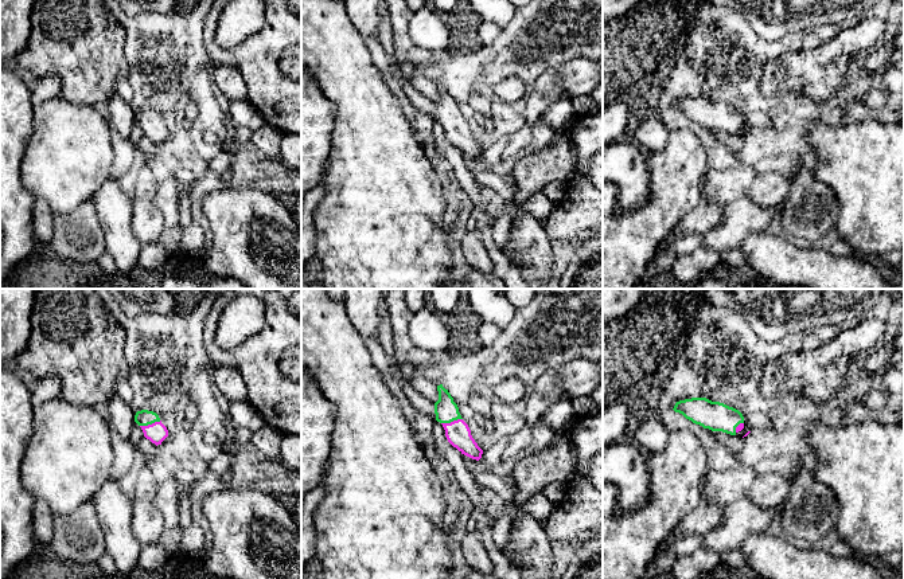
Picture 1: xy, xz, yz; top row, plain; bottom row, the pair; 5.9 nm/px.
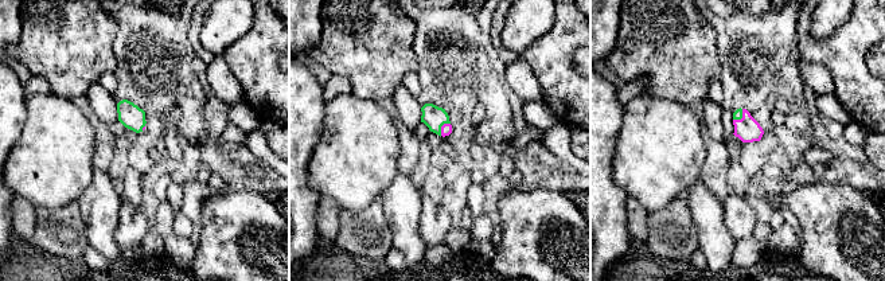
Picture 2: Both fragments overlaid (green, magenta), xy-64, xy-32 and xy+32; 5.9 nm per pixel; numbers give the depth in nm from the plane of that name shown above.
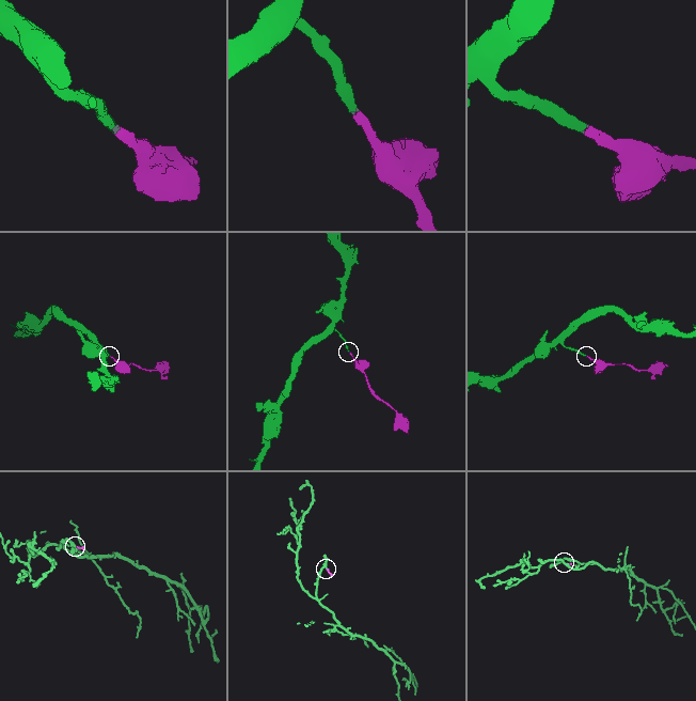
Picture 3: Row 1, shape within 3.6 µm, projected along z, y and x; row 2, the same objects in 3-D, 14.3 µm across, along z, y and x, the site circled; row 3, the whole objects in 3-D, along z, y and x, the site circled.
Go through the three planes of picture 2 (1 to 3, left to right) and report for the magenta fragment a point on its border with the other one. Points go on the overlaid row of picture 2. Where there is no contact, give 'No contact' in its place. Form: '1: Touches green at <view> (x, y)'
1: Touches green at xy-64 (143, 127)
2: Touches green at xy-32 (441, 125)
3: Touches green at xy+32 (741, 117)

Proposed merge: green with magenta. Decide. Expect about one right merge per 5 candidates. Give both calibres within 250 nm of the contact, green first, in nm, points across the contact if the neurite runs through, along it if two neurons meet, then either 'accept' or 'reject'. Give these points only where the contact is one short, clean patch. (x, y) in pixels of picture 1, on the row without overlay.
140 nm thick on the green side, 150 nm on the other; runs through xz (445, 109), (451, 120), (458, 132); accept

